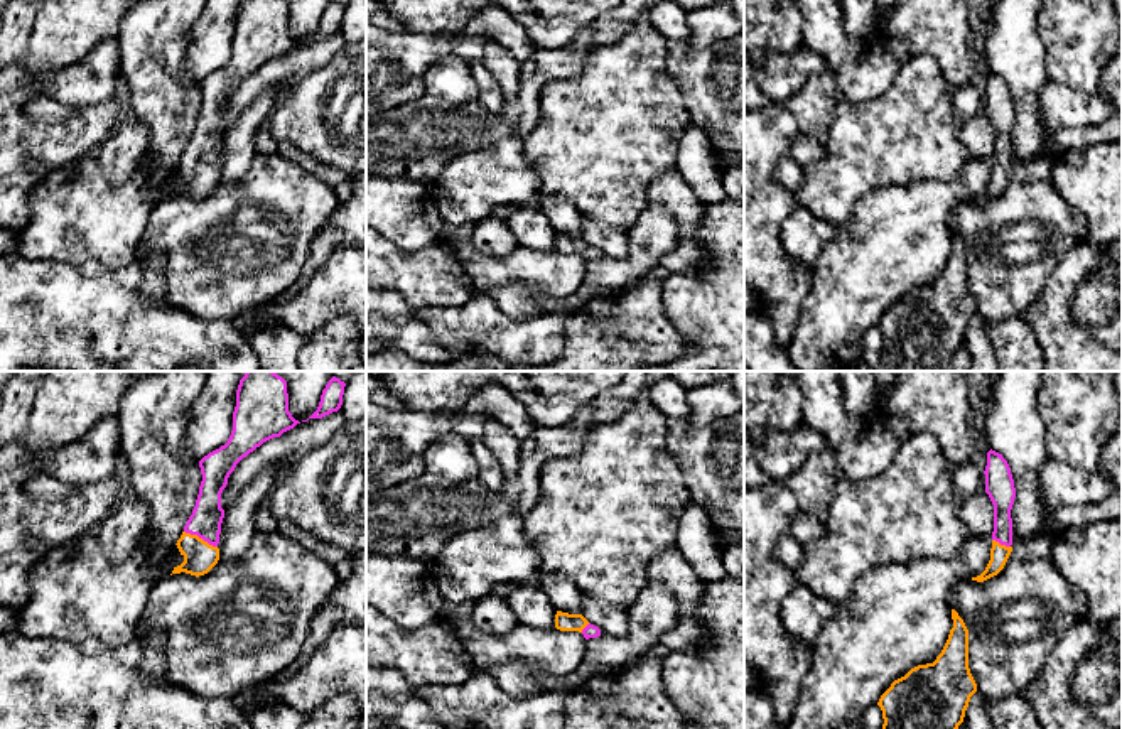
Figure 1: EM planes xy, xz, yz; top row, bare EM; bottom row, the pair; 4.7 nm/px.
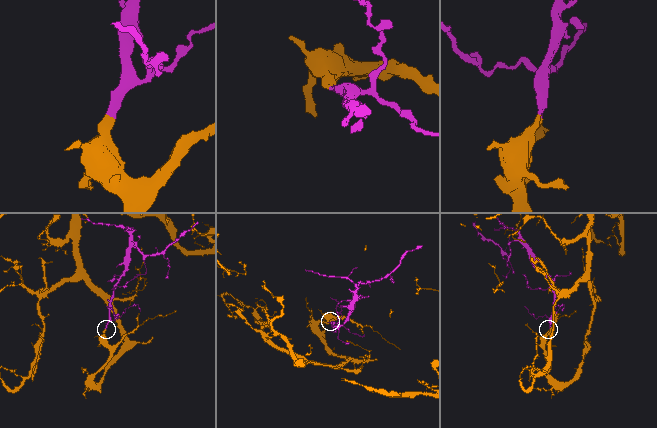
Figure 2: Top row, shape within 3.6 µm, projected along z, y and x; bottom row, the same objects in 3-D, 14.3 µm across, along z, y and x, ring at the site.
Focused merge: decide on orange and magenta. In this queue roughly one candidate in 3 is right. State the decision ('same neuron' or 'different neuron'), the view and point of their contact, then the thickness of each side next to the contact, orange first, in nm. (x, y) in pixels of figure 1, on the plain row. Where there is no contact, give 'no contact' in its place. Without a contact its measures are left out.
same neuron; contact xy (201, 161); calibres 160 and 150 nm

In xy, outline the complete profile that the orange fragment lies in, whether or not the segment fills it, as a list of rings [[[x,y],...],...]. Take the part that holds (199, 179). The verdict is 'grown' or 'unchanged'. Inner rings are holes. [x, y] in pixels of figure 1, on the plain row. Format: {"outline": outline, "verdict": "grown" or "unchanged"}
{"outline": [[[241,0],[236,12],[233,52],[224,68],[199,83],[202,103],[192,137],[177,170],[184,184],[172,196],[204,197],[219,182],[219,155],[224,140],[221,115],[236,86],[263,64],[280,59],[299,42],[289,34],[283,0]]], "verdict": "grown"}

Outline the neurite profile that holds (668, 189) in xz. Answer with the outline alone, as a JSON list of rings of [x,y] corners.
[[[677,169],[661,172],[648,189],[648,204],[666,208],[680,230],[678,246],[660,260],[670,275],[692,273],[707,262],[704,245],[693,236],[704,223],[705,204],[697,197]]]

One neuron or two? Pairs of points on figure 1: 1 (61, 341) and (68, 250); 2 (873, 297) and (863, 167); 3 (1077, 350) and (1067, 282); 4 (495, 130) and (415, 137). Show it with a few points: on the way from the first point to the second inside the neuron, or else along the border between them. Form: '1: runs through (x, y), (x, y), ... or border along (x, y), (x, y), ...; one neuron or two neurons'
1: border along (27, 257), (100, 262), (105, 267); two neurons
2: border along (903, 184), (878, 188), (868, 193), (839, 225); two neurons
3: runs through (1062, 333), (1062, 299); one neuron
4: runs through (474, 130), (436, 132); one neuron

